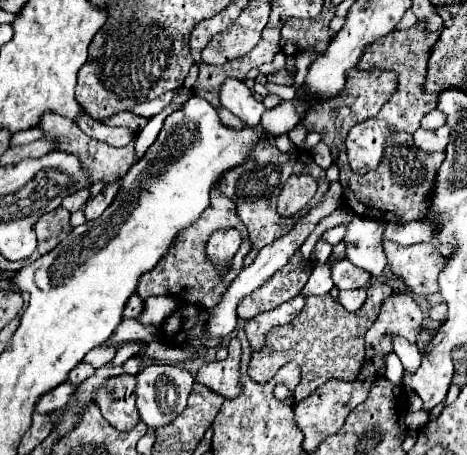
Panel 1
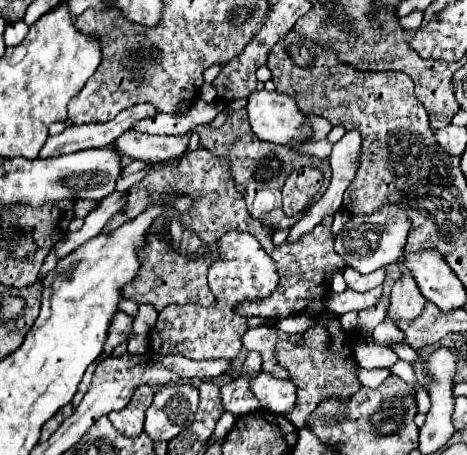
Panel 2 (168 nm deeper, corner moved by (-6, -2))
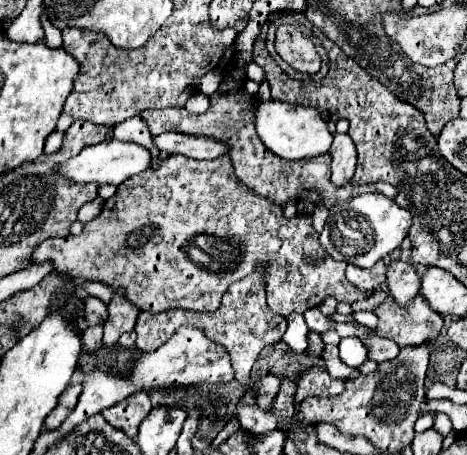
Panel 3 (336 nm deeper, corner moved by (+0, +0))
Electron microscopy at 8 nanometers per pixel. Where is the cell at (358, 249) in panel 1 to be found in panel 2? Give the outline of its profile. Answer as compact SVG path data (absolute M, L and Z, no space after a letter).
M384 206L370 216L352 216L336 236L334 250L344 258L348 266L358 270L360 274L368 274L402 258L408 230L410 220L406 218L406 214L398 206Z

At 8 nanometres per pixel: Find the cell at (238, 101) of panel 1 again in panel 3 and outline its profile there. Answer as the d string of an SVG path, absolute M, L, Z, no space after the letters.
M260 102L256 110L256 132L264 146L284 160L306 160L322 156L332 146L332 134L316 108L306 108L288 102Z

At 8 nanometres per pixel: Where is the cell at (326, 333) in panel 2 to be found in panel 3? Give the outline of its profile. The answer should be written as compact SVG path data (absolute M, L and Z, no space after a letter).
M308 368L308 372L300 374L296 402L302 402L310 396L338 396L344 392L344 380L334 380L322 368Z

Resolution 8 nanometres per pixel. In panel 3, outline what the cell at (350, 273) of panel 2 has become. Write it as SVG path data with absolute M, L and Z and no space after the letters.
M380 260L376 266L364 270L358 266L348 264L346 268L346 278L360 290L376 290L384 280L386 280L386 264Z

